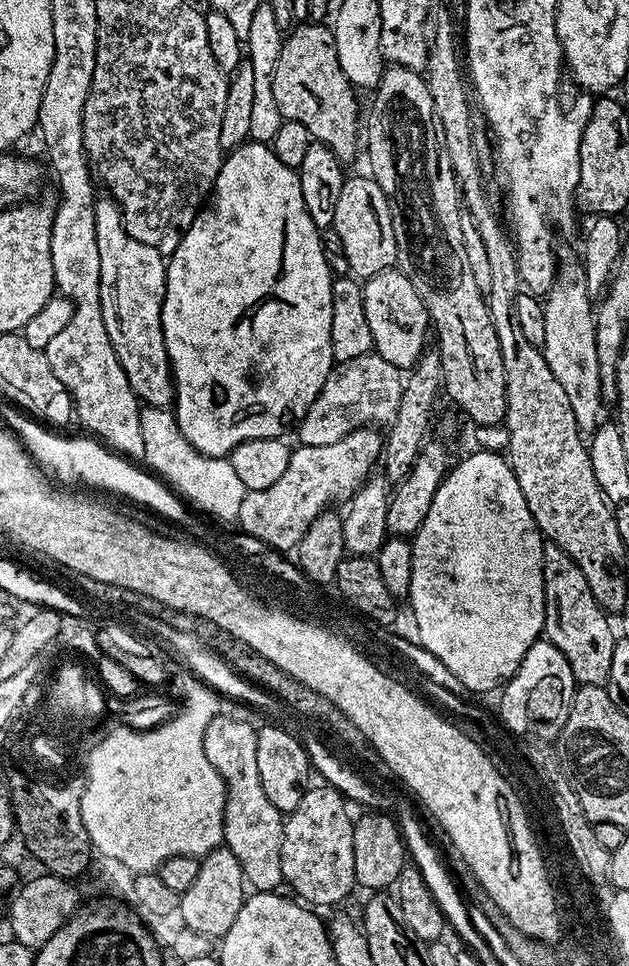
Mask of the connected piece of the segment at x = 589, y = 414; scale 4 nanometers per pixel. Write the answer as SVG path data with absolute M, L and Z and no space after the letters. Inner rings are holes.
M579 259L559 261L556 269L556 281L543 301L546 318L546 338L542 351L546 366L554 373L554 378L562 385L562 391L574 410L574 420L578 422L581 436L591 438L602 423L600 417L600 363L596 345L596 313L594 298L588 293L586 274Z

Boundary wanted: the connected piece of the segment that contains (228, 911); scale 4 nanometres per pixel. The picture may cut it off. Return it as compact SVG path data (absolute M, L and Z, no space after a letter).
M225 846L208 852L201 859L198 876L178 900L176 912L183 927L209 938L224 936L241 910L244 901L242 886L244 887L242 870L233 852Z

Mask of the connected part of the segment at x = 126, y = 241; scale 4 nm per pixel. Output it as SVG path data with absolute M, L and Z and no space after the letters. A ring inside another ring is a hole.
M100 198L96 201L94 209L94 232L98 238L98 258L100 259L100 309L102 310L102 322L106 322L106 334L110 334L110 342L114 346L114 354L118 354L118 362L134 390L136 399L150 408L168 408L173 403L176 395L176 386L172 382L172 363L166 354L166 342L162 334L162 302L166 294L166 274L168 265L165 253L158 251L154 246L146 246L138 242L138 238L130 238L130 234L124 228L124 219L120 217L120 205L111 198Z

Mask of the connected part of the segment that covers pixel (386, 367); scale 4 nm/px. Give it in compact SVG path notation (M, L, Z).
M375 354L337 363L326 378L318 398L314 398L310 410L306 410L306 414L300 419L299 443L306 448L330 446L330 442L346 438L346 434L350 434L356 428L387 425L395 418L404 383L405 377L401 369L390 366L386 358Z

